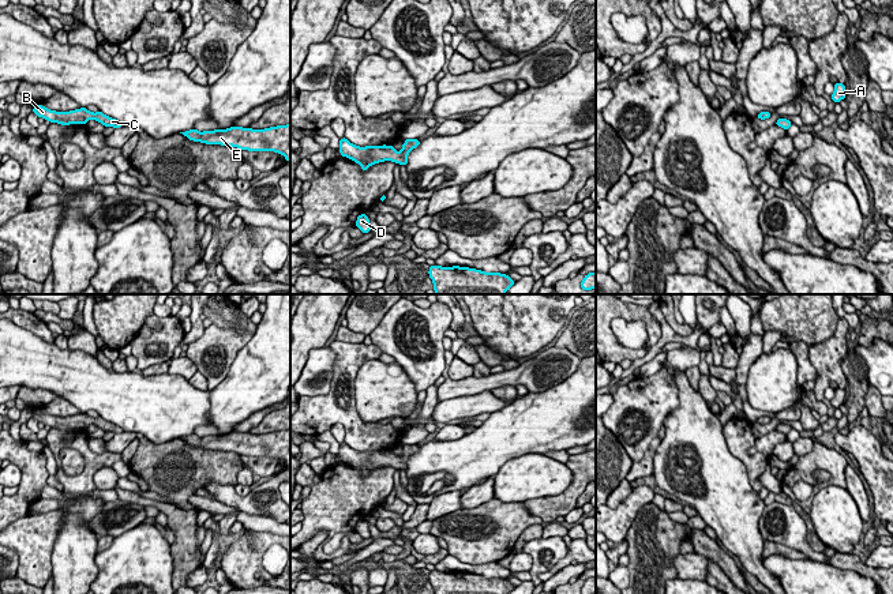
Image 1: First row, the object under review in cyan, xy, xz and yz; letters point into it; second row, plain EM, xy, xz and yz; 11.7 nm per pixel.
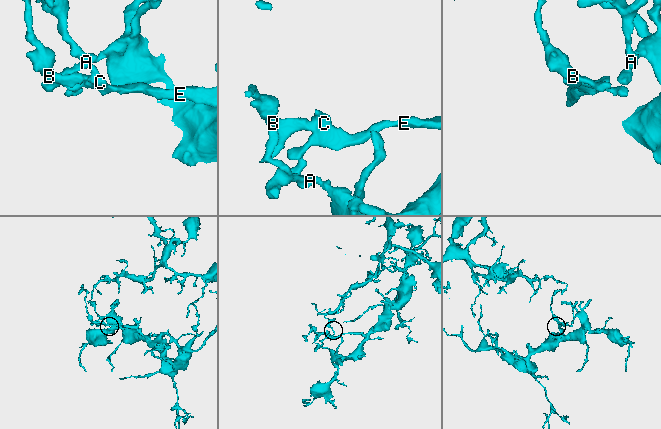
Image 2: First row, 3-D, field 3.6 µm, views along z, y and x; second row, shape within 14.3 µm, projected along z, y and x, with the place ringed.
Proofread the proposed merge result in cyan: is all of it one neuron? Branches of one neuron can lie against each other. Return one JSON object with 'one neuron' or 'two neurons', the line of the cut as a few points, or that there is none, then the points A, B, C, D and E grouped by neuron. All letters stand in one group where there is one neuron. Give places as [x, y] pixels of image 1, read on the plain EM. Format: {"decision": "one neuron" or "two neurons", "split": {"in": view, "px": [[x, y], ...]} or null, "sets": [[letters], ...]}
{"decision": "one neuron", "split": null, "sets": [["A", "B", "C", "D", "E"]]}

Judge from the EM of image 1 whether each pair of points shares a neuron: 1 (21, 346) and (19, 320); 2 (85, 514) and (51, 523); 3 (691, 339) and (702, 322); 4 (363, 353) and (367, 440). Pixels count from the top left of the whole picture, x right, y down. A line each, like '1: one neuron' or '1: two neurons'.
1: two neurons
2: two neurons
3: two neurons
4: one neuron

